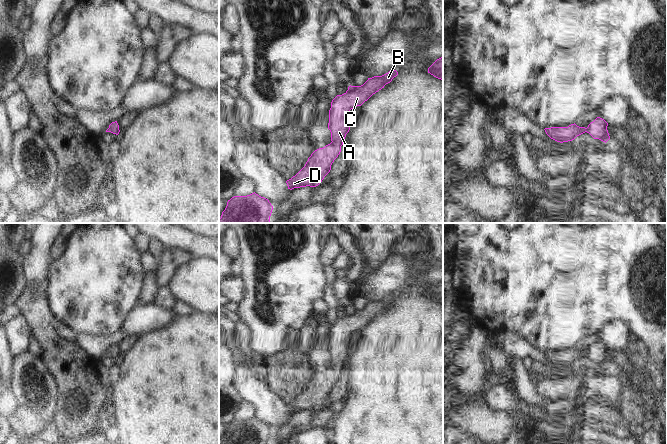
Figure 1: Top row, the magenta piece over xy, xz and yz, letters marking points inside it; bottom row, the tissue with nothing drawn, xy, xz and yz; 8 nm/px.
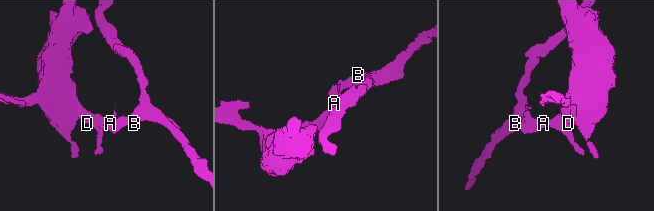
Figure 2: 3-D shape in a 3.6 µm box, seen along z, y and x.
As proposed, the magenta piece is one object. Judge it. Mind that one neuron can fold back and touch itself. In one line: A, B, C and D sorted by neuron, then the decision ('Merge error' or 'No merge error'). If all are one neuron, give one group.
Groups: A B C D. No merge error.

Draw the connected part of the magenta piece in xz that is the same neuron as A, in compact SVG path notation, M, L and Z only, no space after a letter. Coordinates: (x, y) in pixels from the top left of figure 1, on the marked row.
M391 70L382 76L374 76L361 86L349 86L348 90L337 95L331 102L329 110L328 129L331 132L331 143L315 150L308 158L305 166L291 179L287 180L288 189L300 187L316 187L330 172L331 165L341 152L346 134L350 130L350 110L361 106L373 94L384 88L398 75L396 70Z

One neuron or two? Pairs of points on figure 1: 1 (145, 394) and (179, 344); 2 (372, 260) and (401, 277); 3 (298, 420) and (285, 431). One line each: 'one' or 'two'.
1: one
2: two
3: one

